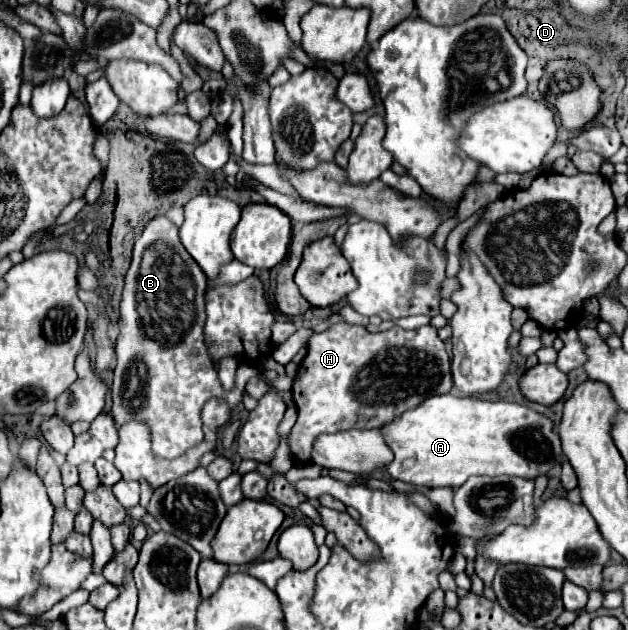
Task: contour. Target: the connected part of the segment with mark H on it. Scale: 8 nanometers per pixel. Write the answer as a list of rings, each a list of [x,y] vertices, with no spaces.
[[[346,322],[334,324],[328,330],[312,336],[312,340],[308,342],[308,354],[300,362],[298,374],[294,378],[292,396],[298,410],[298,420],[288,434],[292,460],[296,464],[312,462],[312,444],[320,434],[336,434],[352,428],[380,428],[388,424],[388,420],[396,420],[396,416],[416,408],[428,396],[446,394],[450,392],[450,388],[450,360],[444,350],[444,342],[438,338],[438,332],[432,324],[418,330],[402,330],[394,326],[384,332],[368,332],[364,326],[352,326]]]

